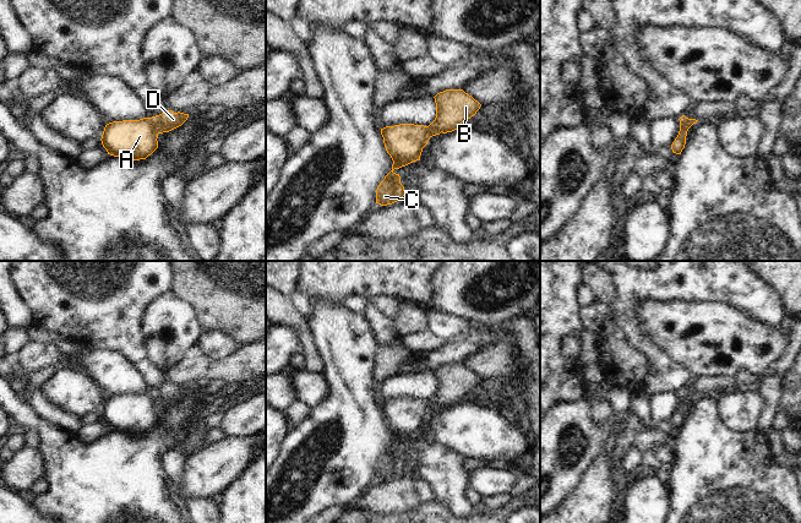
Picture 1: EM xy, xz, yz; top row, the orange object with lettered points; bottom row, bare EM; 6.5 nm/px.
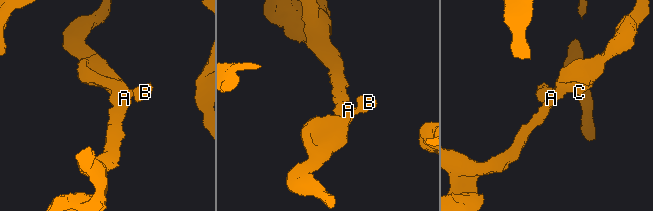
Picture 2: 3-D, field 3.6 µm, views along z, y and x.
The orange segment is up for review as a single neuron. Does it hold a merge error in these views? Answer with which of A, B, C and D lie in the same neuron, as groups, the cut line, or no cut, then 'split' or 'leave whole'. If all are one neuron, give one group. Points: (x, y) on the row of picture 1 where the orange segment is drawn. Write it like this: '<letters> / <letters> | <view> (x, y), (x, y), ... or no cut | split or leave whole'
A C / B D | xy (151, 118), (158, 132) | split

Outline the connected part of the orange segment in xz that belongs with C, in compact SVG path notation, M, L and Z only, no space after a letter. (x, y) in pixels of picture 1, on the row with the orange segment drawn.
M400 124L381 129L383 143L393 164L392 170L385 176L376 190L376 203L387 206L397 202L404 195L399 174L393 170L420 160L423 148L430 140L427 126Z

